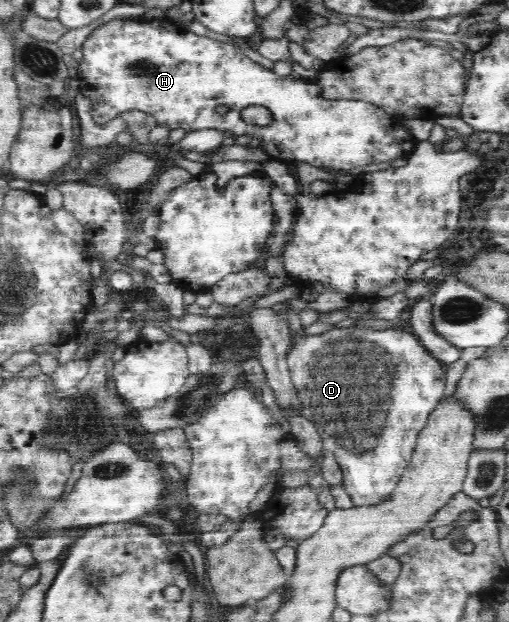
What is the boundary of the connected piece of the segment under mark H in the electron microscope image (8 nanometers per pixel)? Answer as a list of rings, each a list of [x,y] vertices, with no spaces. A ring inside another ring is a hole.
[[[167,16],[163,18],[145,19],[143,17],[138,19],[121,19],[121,20],[110,20],[98,25],[84,41],[81,46],[83,57],[79,62],[79,71],[77,79],[80,80],[80,93],[82,93],[91,102],[92,119],[94,123],[104,126],[109,121],[114,121],[121,117],[123,113],[130,110],[138,110],[142,113],[150,114],[156,121],[157,124],[167,126],[169,130],[176,130],[181,128],[182,130],[198,131],[203,129],[216,129],[222,132],[232,132],[234,137],[237,136],[251,136],[252,139],[258,140],[260,145],[263,147],[264,152],[269,156],[270,159],[280,160],[284,163],[290,162],[308,162],[310,166],[316,166],[316,168],[322,168],[324,170],[332,171],[348,171],[351,168],[357,166],[366,166],[366,164],[378,164],[379,162],[392,161],[395,158],[409,158],[414,152],[415,146],[420,142],[412,133],[408,133],[407,128],[404,128],[404,124],[400,121],[394,120],[387,112],[384,112],[381,108],[378,108],[371,102],[364,102],[362,100],[324,100],[321,96],[322,87],[316,81],[308,81],[306,79],[294,80],[290,76],[279,76],[272,69],[266,69],[264,66],[252,61],[246,57],[244,51],[232,43],[223,43],[209,36],[198,36],[195,33],[184,28],[182,25],[178,25],[173,20],[170,20]],[[262,105],[270,109],[274,122],[267,126],[259,126],[244,123],[240,112],[242,108],[246,106],[258,106]],[[216,107],[228,107],[228,112],[219,114]]]

